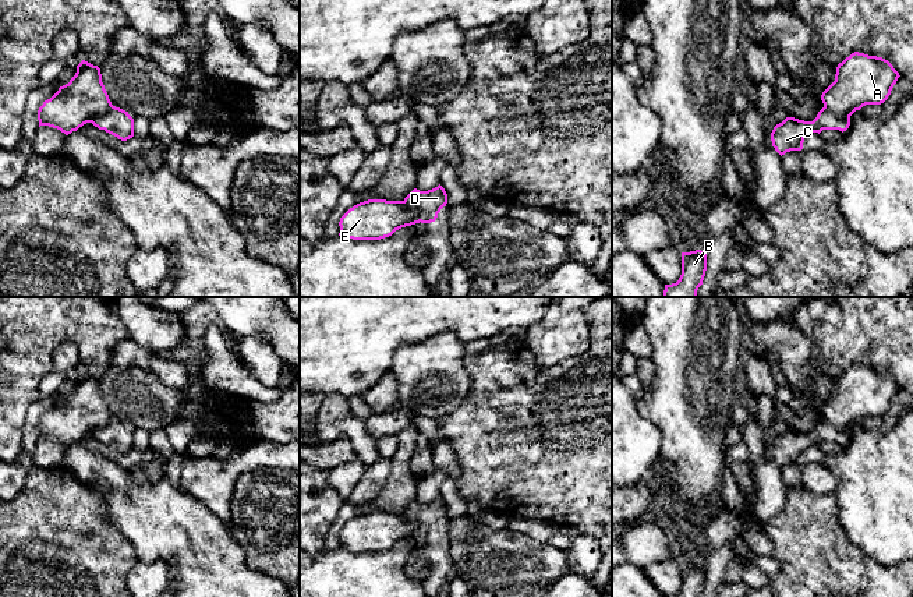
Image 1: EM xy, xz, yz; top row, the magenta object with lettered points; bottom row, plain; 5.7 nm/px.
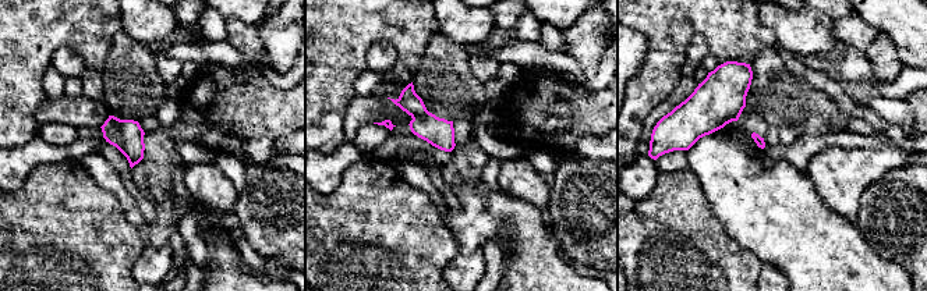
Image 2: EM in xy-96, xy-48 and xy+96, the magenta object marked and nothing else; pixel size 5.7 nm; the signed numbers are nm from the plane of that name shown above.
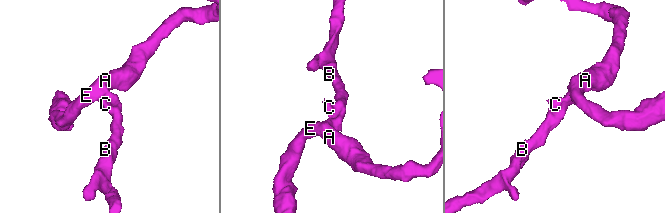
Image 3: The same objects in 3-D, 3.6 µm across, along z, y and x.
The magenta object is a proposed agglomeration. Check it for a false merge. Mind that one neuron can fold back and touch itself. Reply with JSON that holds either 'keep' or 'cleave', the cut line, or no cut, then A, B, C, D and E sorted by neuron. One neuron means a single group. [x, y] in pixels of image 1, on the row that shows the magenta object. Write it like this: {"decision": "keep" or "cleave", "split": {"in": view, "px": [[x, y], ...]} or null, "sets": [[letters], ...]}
{"decision": "cleave", "split": {"in": "xy", "px": [[112, 105], [89, 122]]}, "sets": [["A", "E"], ["B", "C", "D"]]}

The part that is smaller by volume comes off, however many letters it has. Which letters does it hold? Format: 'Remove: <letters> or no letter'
Remove: B, C, D

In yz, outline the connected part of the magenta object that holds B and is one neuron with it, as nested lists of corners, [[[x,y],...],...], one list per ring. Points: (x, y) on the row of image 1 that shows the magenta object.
[[[682,252],[682,275],[676,283],[665,285],[663,297],[697,297],[707,271],[707,252]]]

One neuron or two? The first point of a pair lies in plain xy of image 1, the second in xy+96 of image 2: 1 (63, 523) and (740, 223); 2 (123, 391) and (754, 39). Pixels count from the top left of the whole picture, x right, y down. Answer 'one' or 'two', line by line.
1: two
2: two

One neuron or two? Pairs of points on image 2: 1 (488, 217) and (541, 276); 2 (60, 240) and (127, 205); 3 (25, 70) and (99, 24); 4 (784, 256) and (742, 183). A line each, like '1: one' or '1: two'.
1: one
2: two
3: one
4: one

